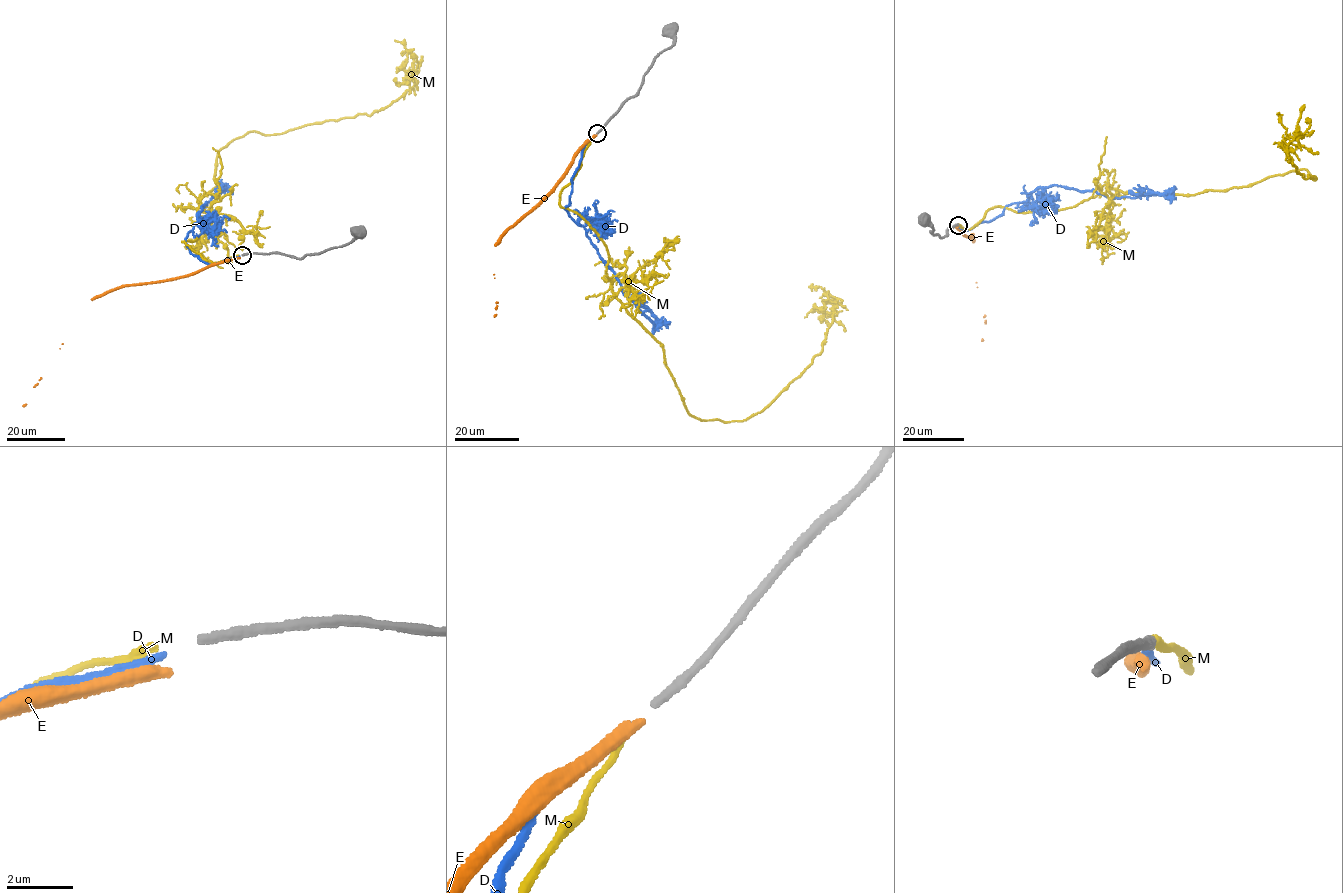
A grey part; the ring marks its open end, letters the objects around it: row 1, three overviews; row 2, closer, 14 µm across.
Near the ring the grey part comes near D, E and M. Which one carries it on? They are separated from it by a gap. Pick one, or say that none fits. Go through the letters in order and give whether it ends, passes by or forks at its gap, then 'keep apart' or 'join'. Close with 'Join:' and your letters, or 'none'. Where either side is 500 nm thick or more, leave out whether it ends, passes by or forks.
D: it ends; keep apart
E: it ends; keep apart
M: it ends; keep apart
Join: none

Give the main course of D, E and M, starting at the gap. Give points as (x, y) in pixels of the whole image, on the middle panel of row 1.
D: (595, 135), (582, 151), (564, 207), (622, 292), (657, 324), (643, 302), (642, 315)
E: (596, 135), (585, 140), (555, 185), (498, 239), (494, 316)
M: (594, 136), (560, 205), (603, 242), (690, 414), (768, 407), (837, 299), (804, 317)

